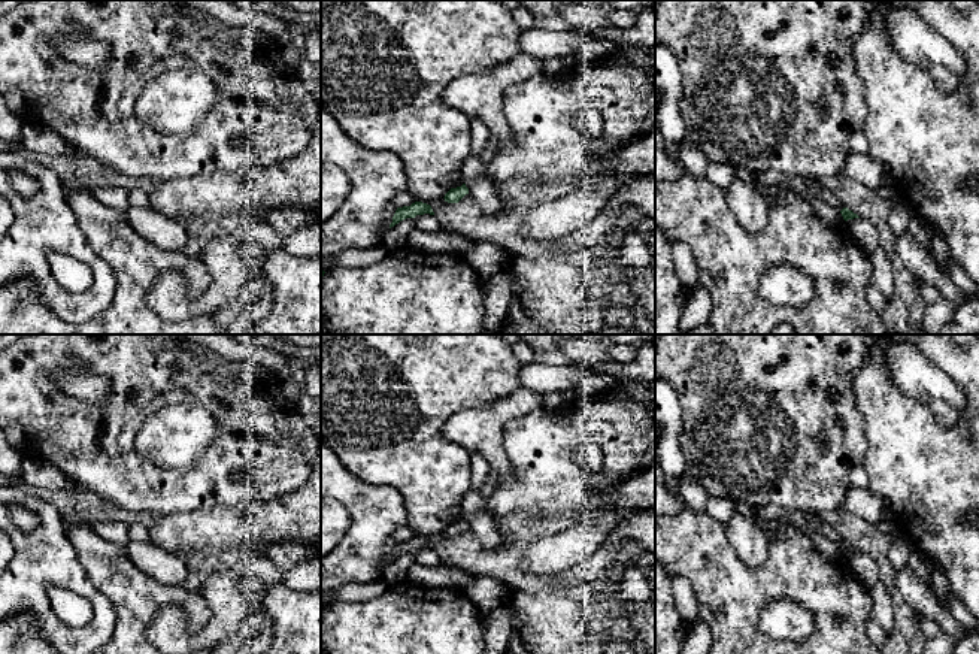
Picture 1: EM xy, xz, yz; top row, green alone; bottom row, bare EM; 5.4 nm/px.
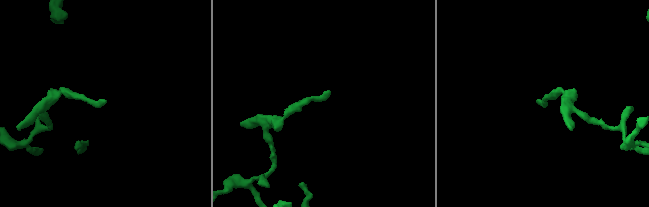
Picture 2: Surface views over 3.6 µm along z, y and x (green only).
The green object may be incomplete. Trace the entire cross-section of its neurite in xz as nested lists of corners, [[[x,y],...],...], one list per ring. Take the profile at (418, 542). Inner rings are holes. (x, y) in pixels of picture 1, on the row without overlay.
[[[415,536],[410,541],[397,542],[392,551],[392,557],[390,558],[390,563],[406,552],[415,552],[416,549],[424,549],[424,548],[434,549],[431,541],[422,536]]]

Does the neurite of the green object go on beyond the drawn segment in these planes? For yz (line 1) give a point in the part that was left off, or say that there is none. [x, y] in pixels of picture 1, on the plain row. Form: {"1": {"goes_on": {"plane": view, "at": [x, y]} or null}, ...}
{"1": {"goes_on": null}}

